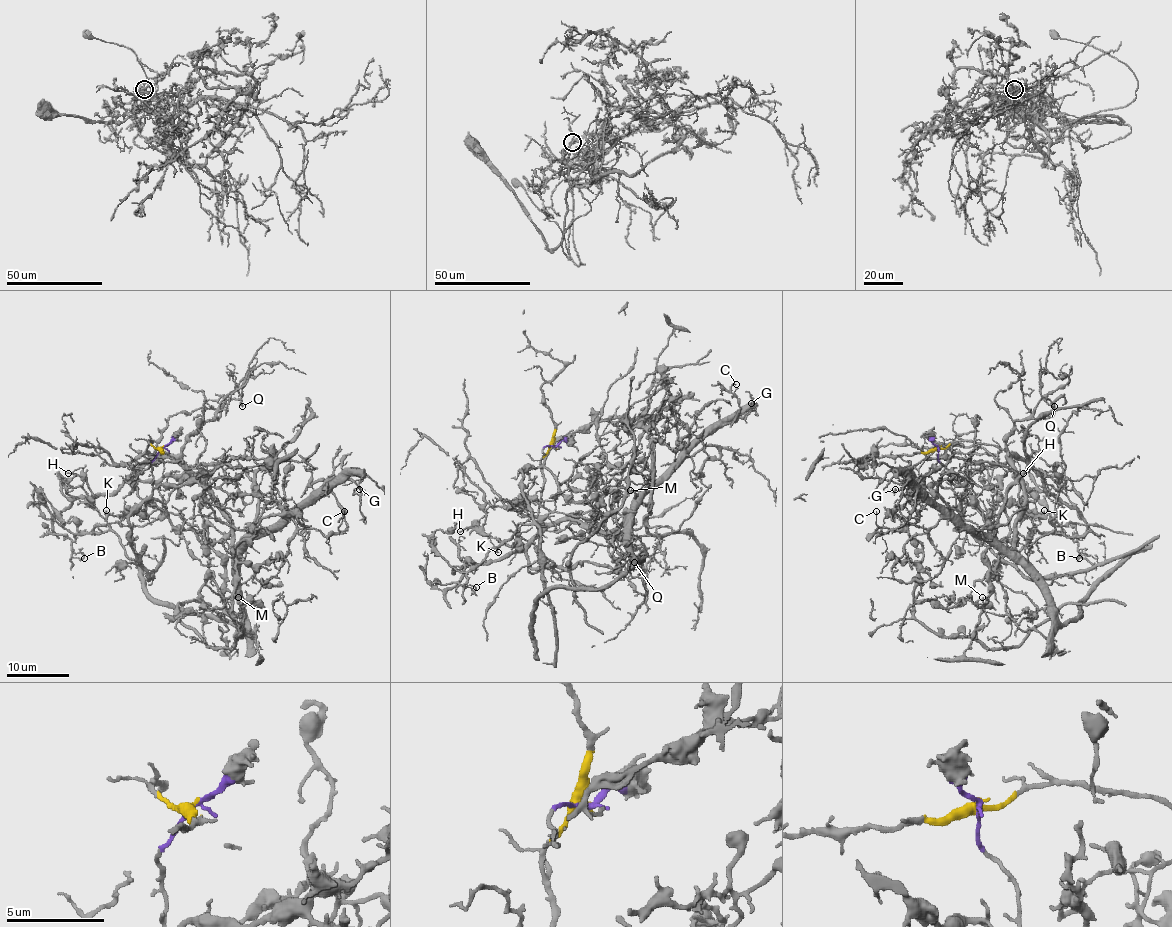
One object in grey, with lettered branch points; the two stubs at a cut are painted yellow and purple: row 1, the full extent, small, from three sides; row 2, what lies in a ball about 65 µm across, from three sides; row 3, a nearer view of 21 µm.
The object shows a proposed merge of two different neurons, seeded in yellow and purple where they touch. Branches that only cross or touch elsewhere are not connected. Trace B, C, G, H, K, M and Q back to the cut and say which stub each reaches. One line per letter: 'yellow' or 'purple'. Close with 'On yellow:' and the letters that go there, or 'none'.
B: purple
C: yellow
G: yellow
H: purple
K: purple
M: purple
Q: yellow
On yellow: C, G, Q

